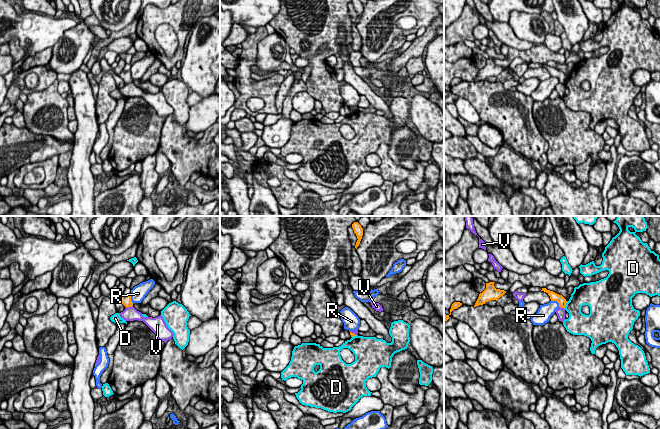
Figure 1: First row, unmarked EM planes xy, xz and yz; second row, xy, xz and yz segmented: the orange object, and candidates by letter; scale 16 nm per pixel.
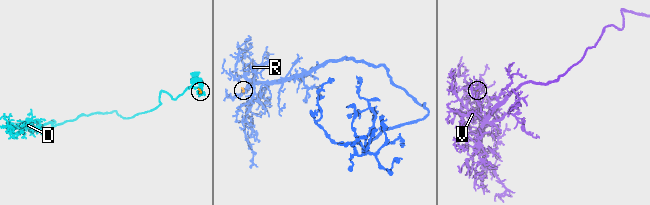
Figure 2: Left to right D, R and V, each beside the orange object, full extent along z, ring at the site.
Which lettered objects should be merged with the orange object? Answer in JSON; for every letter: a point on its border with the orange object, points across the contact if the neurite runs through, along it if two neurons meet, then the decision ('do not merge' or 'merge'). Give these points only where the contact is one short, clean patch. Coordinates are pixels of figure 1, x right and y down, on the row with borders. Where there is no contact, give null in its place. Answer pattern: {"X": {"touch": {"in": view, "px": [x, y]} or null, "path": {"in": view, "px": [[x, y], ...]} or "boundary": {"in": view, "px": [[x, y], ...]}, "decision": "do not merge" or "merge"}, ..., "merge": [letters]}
{"D": {"touch": {"in": "yz", "px": [565, 305]}, "boundary": {"in": "yz", "px": [[567, 301], [564, 308]]}, "decision": "do not merge"}, "R": {"touch": {"in": "yz", "px": [556, 300]}, "boundary": {"in": "yz", "px": [[551, 300], [555, 300], [559, 306]]}, "decision": "do not merge"}, "V": {"touch": {"in": "xy", "px": [129, 306]}, "decision": "do not merge"}, "merge": []}

